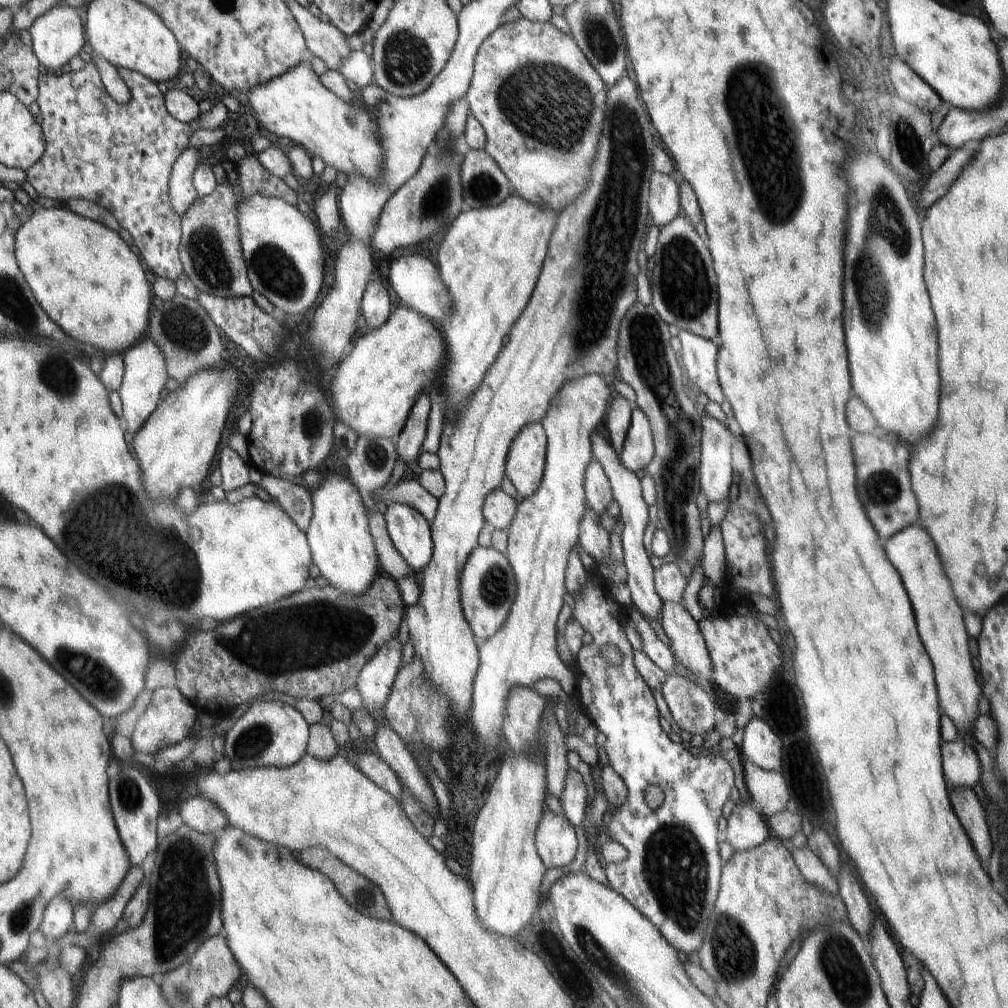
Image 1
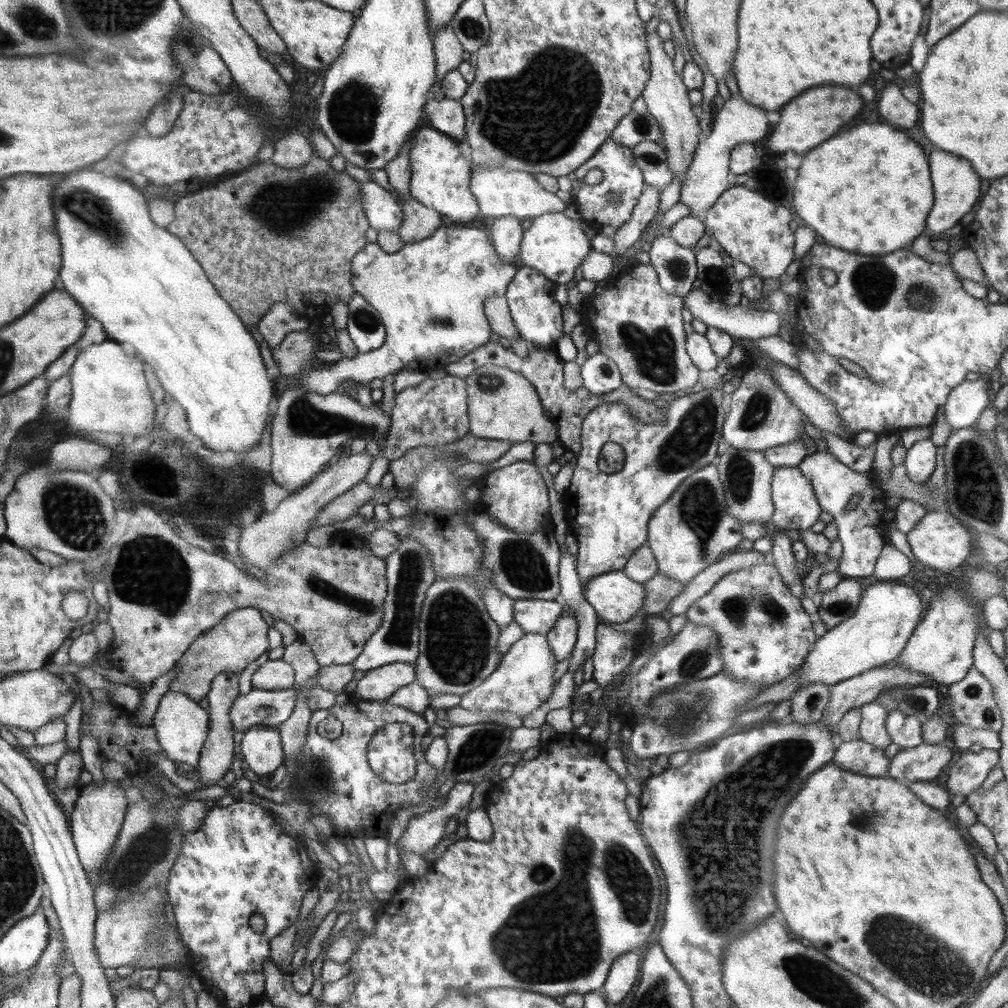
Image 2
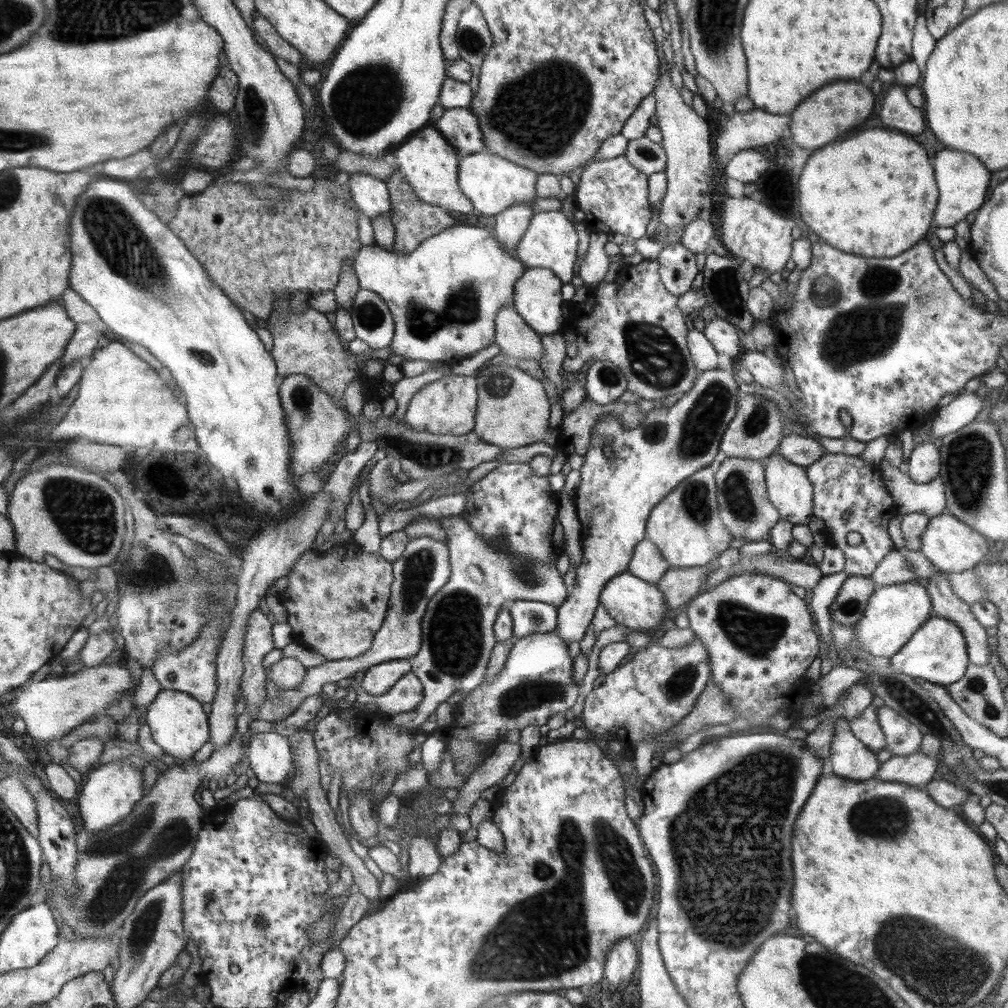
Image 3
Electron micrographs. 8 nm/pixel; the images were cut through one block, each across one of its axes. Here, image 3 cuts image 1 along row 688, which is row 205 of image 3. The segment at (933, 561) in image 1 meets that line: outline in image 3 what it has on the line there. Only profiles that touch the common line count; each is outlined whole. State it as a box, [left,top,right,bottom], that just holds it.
[933,150,991,228]

